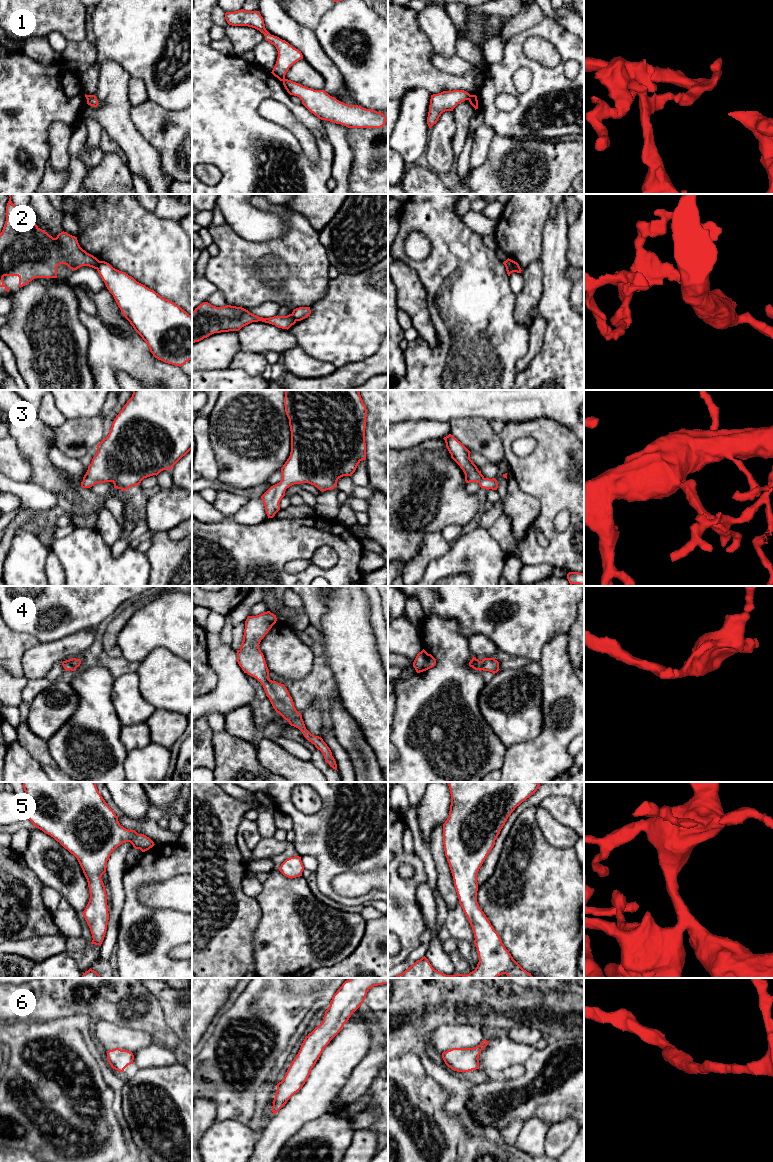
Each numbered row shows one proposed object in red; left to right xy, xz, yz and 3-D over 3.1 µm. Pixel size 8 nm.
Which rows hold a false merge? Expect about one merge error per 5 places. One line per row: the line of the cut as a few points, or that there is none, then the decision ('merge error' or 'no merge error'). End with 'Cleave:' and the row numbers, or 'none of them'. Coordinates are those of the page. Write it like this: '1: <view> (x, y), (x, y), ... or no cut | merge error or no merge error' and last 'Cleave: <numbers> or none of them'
1: yz (471, 95), (468, 99) | merge error
2: yz (511, 260), (516, 271) | merge error
3: no cut | no merge error
4: no cut | no merge error
5: no cut | no merge error
6: no cut | no merge error
Cleave: 1, 2

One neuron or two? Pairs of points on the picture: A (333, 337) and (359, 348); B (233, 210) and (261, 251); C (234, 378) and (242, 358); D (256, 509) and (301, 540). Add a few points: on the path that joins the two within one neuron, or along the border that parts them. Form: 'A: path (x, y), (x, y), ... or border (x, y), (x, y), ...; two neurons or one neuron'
A: path (339, 337), (348, 337), (353, 342); one neuron
B: border (233, 230), (251, 241), (277, 238); two neurons
C: border (229, 368), (240, 368), (249, 374), (261, 374); two neurons
D: border (268, 518), (257, 524), (244, 524); two neurons

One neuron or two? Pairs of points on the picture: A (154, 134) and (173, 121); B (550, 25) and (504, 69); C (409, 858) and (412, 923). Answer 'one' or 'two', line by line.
A: one
B: one
C: one

